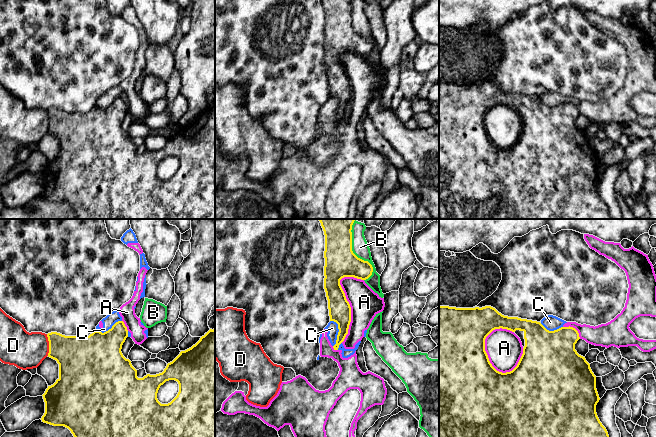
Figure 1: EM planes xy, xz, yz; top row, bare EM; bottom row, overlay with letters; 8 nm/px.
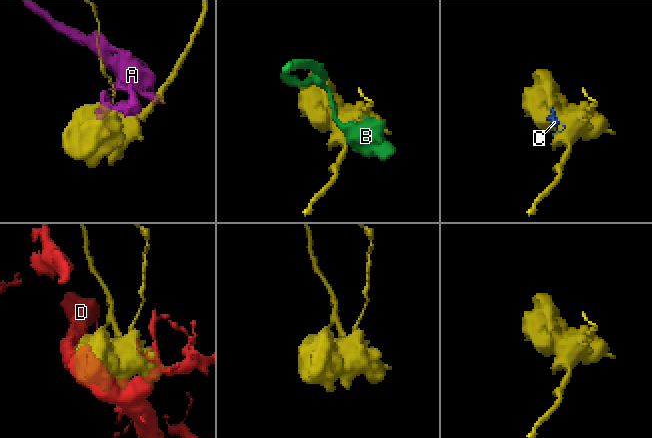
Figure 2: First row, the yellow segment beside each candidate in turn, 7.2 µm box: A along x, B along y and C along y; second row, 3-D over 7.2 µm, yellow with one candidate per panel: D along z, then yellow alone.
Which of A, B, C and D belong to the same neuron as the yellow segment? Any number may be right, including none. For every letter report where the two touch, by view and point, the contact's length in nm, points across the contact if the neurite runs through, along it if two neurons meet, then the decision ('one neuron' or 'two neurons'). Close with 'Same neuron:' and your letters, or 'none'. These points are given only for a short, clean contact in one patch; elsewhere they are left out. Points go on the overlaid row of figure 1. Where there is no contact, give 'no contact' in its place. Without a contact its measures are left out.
A: yz (485, 351) | 380 nm | two neurons
B: xz (353, 253) | 500 nm | two neurons
C: xz (338, 332) | 220 nm | along xz (330, 320), (337, 324), (338, 329), (336, 343), (333, 346) | two neurons
D: xy (49, 345) | 180 nm | two neurons
Same neuron: none

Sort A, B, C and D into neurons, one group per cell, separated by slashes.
A C / B / D

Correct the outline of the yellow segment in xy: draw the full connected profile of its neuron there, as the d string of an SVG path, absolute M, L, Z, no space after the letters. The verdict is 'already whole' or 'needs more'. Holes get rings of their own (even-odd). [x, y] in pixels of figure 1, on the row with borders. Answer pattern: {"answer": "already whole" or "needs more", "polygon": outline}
{"answer": "already whole", "polygon": "M123 321L116 322L111 329L104 333L96 330L87 337L65 336L57 332L48 333L47 337L49 341L48 357L56 360L59 364L59 378L53 385L48 386L42 395L45 402L42 422L53 426L64 426L71 431L74 437L215 437L215 329L210 329L191 348L181 351L172 362L167 364L162 373L147 374L143 378L137 377L137 370L121 352L122 345L128 337L128 330ZM169 380L178 382L179 392L170 403L161 404L157 399L157 393L160 386Z"}

